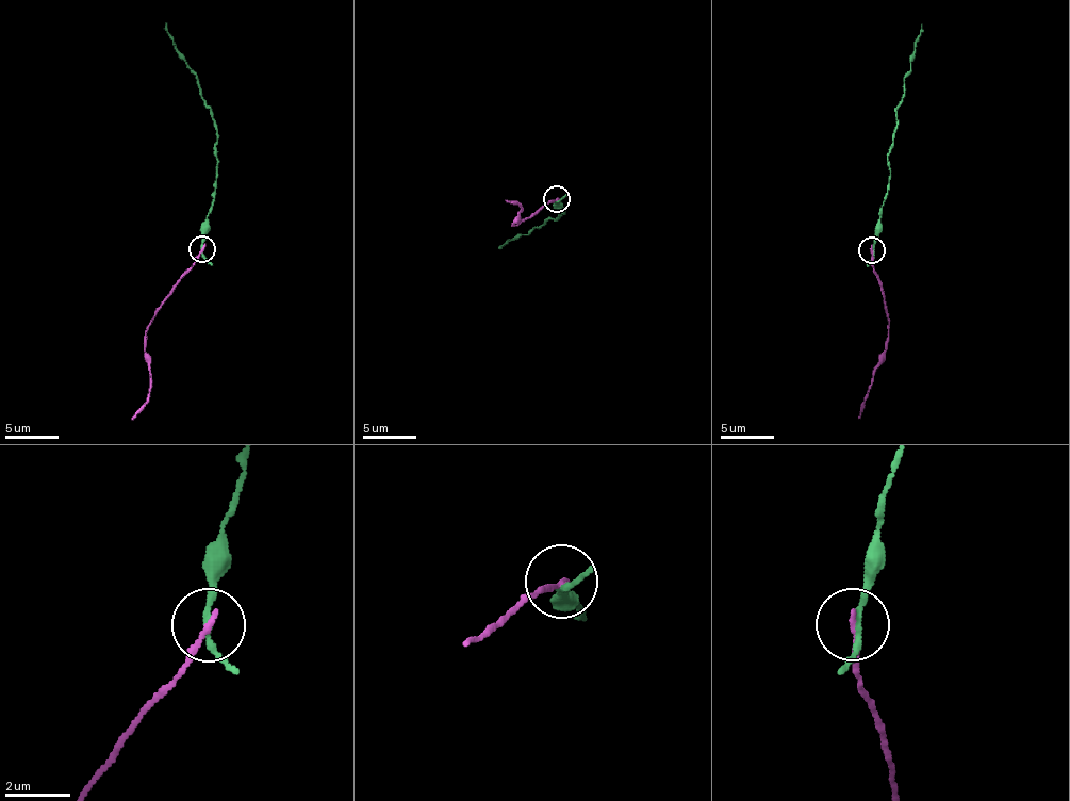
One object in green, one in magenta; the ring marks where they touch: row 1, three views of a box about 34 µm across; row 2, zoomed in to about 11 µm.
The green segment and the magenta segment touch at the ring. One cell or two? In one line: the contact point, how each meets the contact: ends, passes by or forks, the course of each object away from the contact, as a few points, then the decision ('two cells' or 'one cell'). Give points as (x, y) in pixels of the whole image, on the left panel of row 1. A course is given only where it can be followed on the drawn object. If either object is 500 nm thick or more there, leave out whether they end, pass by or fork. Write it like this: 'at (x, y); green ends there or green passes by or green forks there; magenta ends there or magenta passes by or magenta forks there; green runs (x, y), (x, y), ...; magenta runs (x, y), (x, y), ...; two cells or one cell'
at (202, 249); green passes by; magenta ends there; green runs (202, 248), (204, 222), (217, 179), (216, 128), (213, 112), (199, 91), (196, 75), (187, 66), (165, 23); magenta runs (203, 248), (147, 327), (145, 359), (149, 392), (132, 419); two cells

